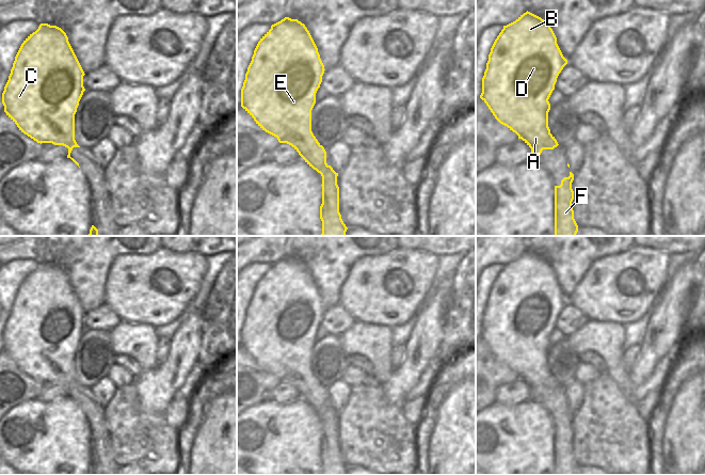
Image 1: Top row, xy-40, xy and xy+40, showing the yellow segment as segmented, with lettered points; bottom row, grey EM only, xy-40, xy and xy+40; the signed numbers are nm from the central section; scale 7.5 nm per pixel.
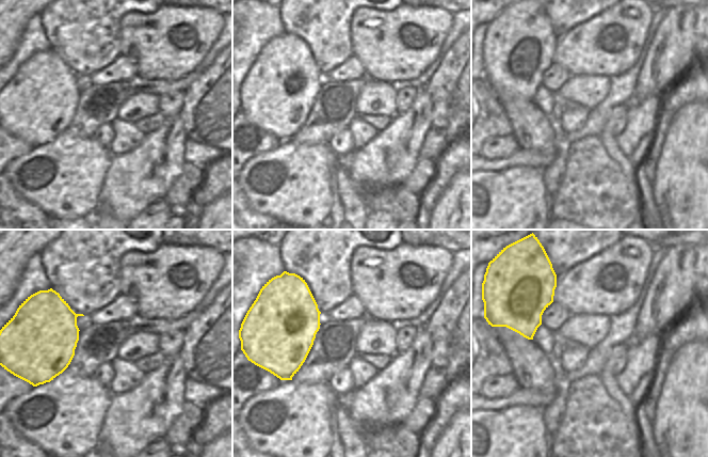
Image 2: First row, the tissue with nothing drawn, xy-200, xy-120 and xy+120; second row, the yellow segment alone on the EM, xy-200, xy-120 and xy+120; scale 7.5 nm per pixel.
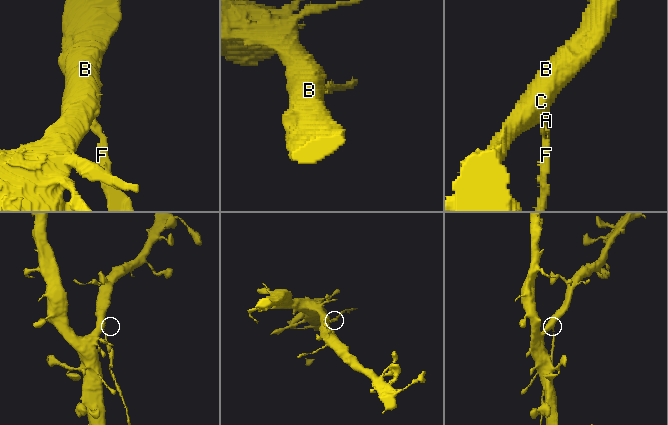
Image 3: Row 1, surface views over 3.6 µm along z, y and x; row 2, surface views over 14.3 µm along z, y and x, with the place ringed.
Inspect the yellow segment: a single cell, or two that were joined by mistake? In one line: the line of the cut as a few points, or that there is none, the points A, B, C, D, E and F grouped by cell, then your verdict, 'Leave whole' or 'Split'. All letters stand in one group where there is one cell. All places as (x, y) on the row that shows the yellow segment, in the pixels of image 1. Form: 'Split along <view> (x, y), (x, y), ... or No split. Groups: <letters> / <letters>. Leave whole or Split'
Split along xy (327, 165), (320, 173). Groups: A B C D E / F. Split

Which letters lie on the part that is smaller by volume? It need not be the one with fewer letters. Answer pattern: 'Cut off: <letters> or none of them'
Cut off: F

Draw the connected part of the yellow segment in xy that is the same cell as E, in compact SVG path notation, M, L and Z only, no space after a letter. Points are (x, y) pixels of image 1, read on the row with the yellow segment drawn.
M285 17L272 25L258 42L241 89L241 107L256 124L276 137L279 143L291 145L318 173L327 167L326 152L311 131L311 110L324 70L318 48L305 25Z

